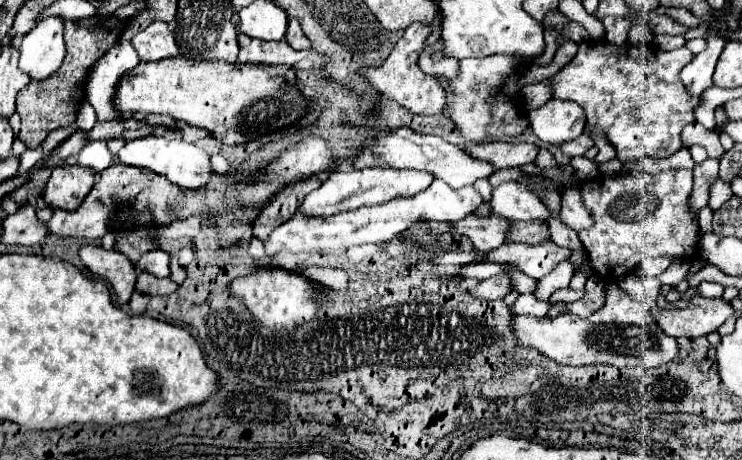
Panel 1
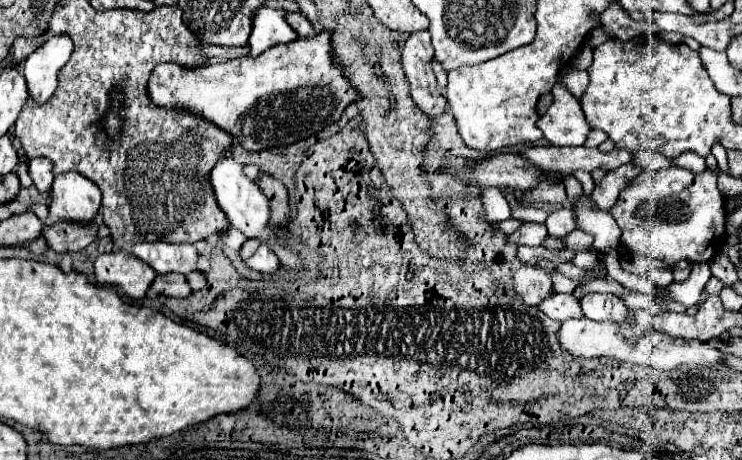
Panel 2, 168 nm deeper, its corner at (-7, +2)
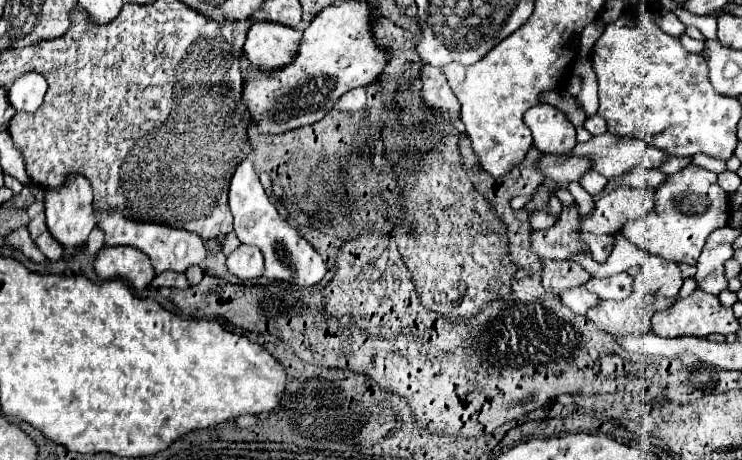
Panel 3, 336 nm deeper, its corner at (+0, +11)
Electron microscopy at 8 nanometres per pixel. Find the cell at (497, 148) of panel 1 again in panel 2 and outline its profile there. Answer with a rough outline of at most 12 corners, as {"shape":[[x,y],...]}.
{"shape":[[532,147],[520,153],[542,171],[614,171],[634,153],[588,147]]}

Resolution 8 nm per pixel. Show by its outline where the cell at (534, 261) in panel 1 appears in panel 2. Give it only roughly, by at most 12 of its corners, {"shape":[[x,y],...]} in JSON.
{"shape":[[572,231],[566,245],[572,251],[584,251],[592,245],[590,233]]}

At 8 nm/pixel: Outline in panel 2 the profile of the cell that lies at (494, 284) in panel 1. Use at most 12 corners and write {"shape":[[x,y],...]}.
{"shape":[[522,265],[514,289],[528,305],[556,293],[550,273],[540,265]]}

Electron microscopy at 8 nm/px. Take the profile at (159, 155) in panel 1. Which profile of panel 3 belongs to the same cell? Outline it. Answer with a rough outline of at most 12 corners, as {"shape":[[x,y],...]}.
{"shape":[[251,160],[229,186],[237,238],[265,256],[265,278],[313,286],[323,258],[281,220]]}

